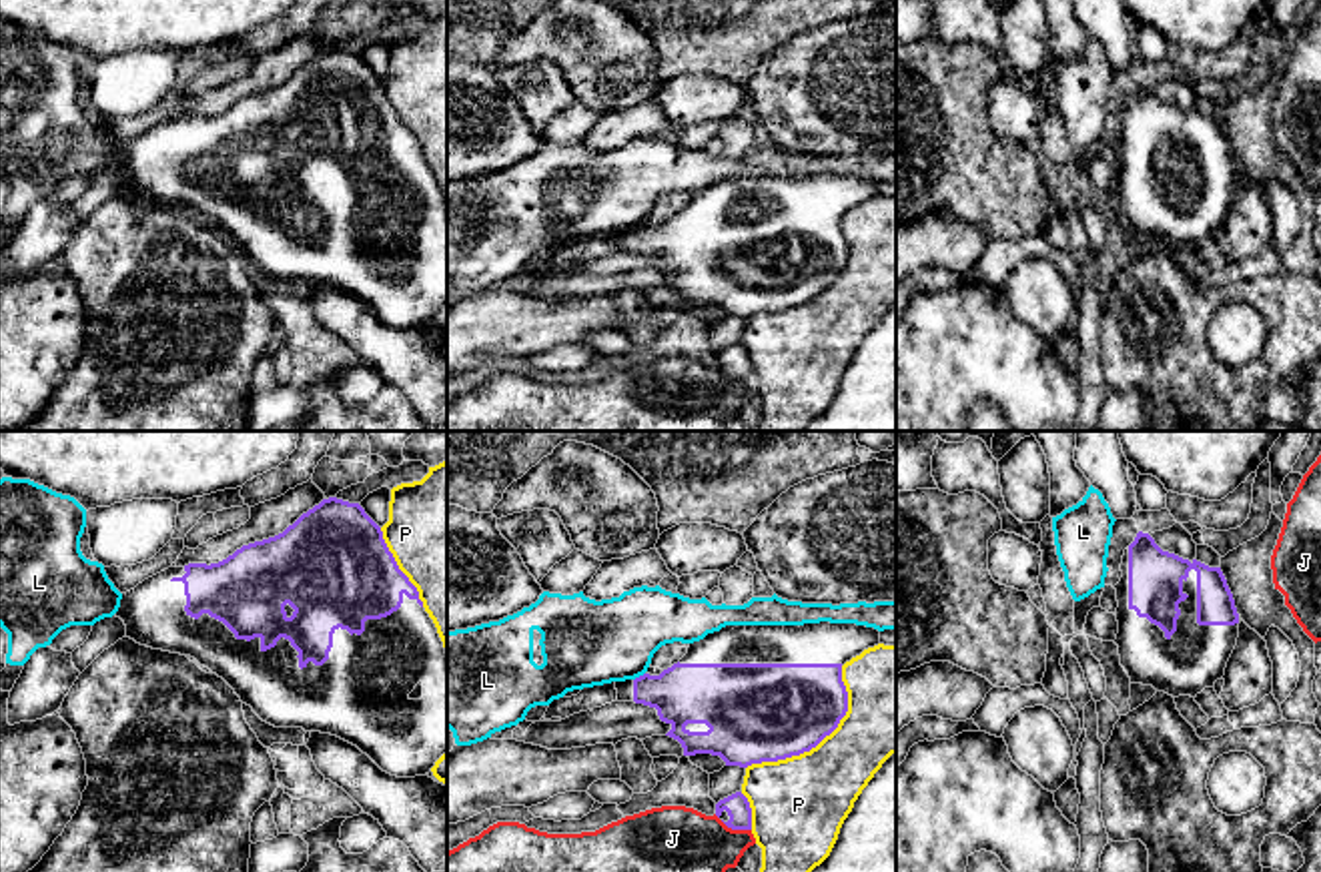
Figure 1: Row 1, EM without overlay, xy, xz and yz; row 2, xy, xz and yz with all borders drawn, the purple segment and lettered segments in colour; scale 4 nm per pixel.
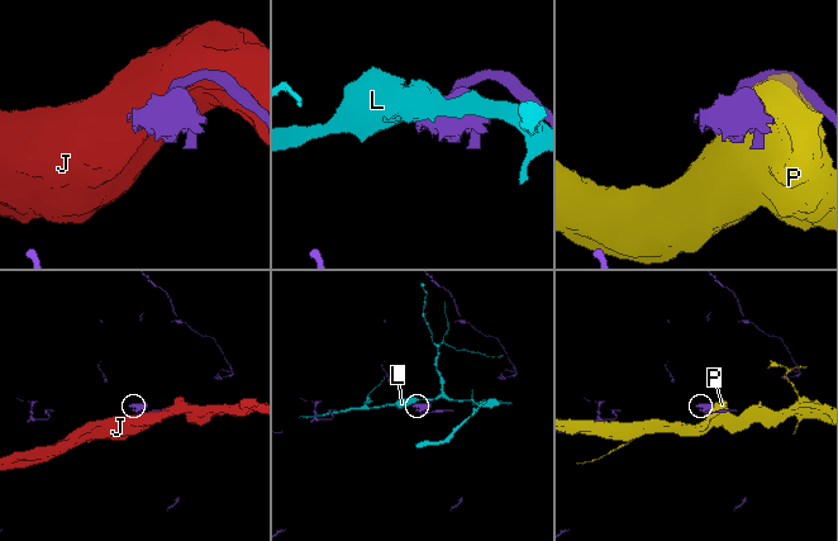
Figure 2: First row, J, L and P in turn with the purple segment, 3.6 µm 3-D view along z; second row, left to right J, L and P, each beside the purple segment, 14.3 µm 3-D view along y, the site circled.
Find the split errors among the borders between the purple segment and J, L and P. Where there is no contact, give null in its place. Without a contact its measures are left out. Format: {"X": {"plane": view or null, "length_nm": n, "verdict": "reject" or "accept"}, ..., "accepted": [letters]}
{"J": {"plane": "xz", "length_nm": 170, "verdict": "reject"}, "L": {"plane": "xz", "length_nm": 60, "verdict": "reject"}, "P": {"plane": "xz", "length_nm": 550, "verdict": "reject"}, "accepted": []}

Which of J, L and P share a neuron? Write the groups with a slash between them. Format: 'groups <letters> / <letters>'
groups J / L / P

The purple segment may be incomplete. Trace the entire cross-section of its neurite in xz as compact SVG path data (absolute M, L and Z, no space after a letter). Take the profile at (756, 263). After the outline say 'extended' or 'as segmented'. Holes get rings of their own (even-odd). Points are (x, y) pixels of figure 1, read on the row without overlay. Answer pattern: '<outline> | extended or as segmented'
M856 174L726 176L690 194L688 204L659 227L615 233L617 253L655 259L659 271L672 277L666 287L682 295L684 307L712 305L740 319L778 313L810 303L838 279L848 263L842 216L878 194L878 180Z | extended

